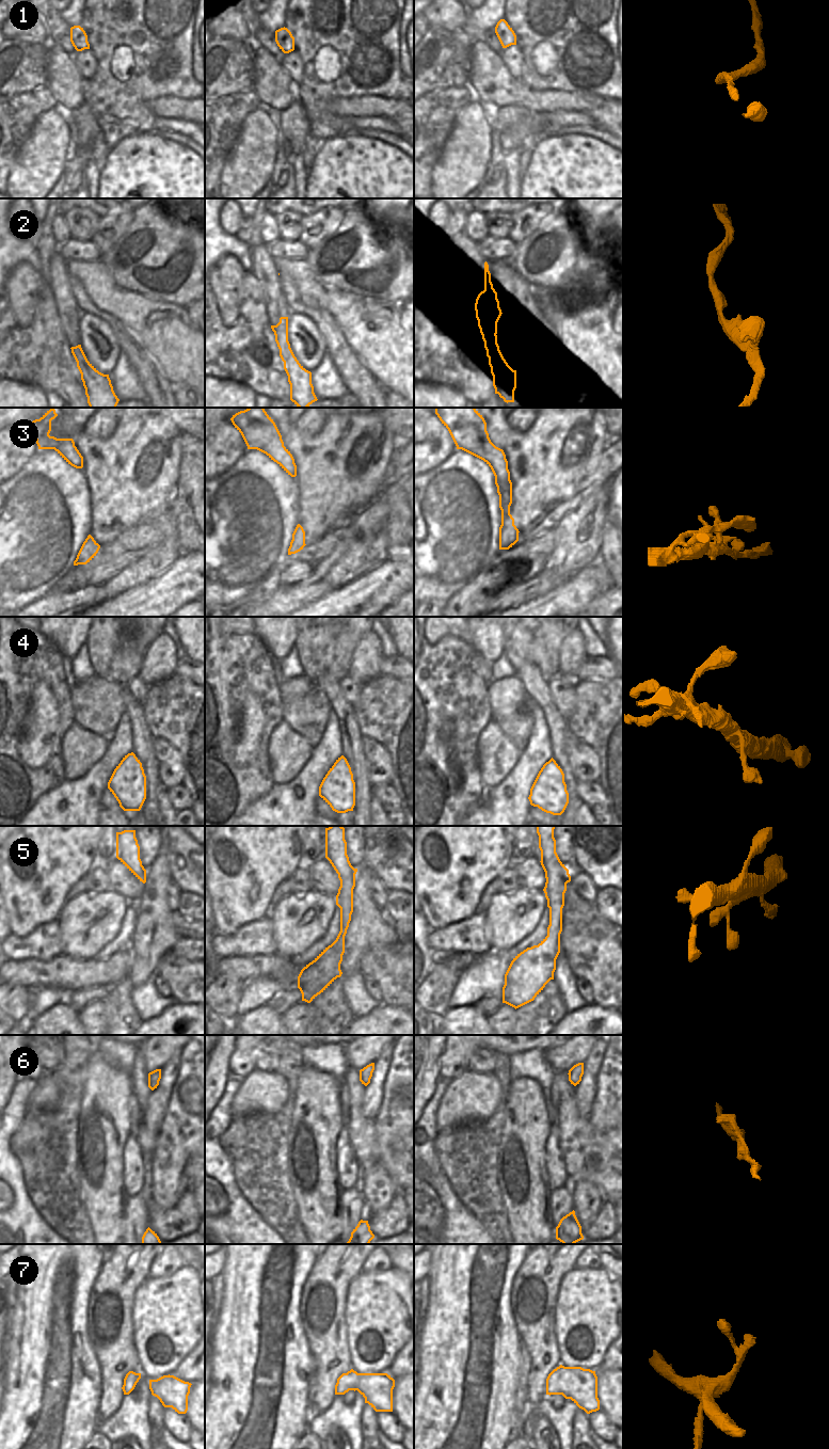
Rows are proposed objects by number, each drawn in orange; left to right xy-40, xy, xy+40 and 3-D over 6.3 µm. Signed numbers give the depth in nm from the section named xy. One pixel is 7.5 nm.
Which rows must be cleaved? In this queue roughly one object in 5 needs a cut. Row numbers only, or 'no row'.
no row

